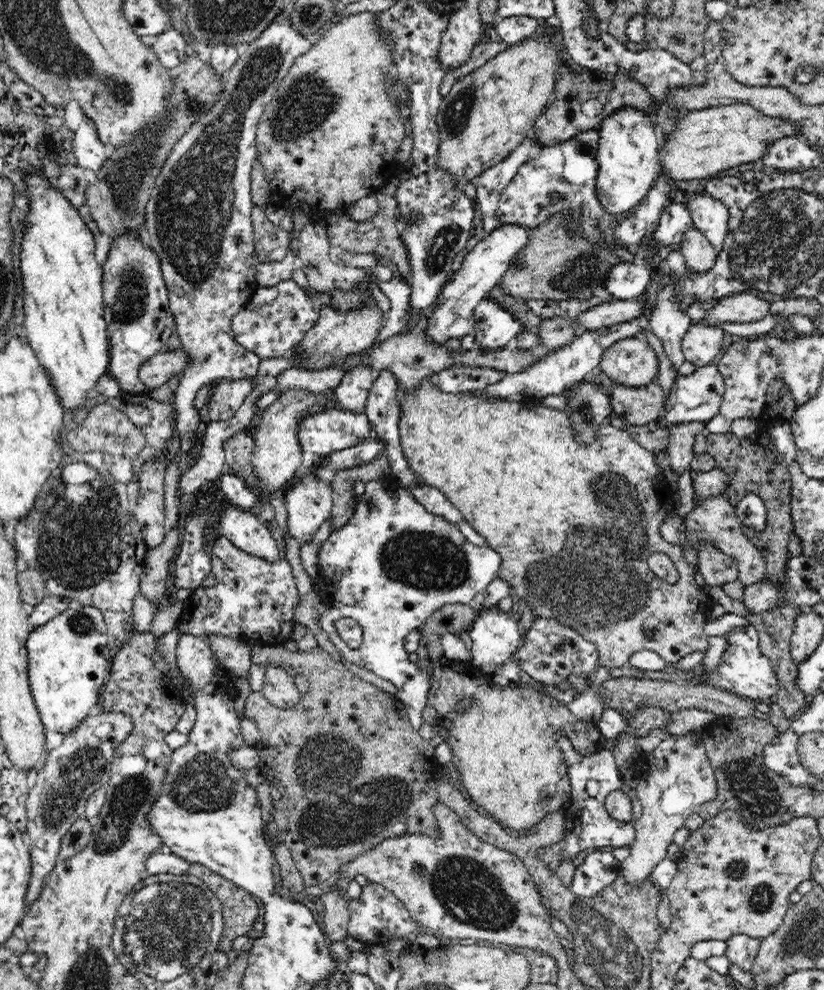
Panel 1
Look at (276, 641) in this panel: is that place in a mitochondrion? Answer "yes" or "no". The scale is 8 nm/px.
no

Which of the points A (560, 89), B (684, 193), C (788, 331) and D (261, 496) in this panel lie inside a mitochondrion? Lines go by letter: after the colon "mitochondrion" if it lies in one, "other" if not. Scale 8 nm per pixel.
A: other
B: other
C: other
D: other

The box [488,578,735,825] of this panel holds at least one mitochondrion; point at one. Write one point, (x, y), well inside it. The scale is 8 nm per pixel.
(544, 800)

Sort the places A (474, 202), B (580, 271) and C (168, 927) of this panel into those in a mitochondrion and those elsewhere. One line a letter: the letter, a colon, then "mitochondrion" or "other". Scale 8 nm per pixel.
A: other
B: mitochondrion
C: mitochondrion

